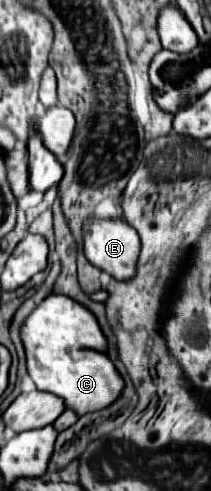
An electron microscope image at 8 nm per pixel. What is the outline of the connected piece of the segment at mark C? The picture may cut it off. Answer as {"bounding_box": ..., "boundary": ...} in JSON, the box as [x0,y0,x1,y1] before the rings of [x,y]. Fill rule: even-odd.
{"bounding_box":[19,294,123,416],"boundary":[[[59,294],[47,296],[25,318],[19,334],[27,354],[27,372],[33,378],[35,386],[39,390],[45,390],[63,398],[67,408],[71,408],[79,416],[109,406],[121,394],[123,378],[119,376],[119,372],[115,376],[113,362],[103,354],[107,346],[105,336],[95,316],[87,308],[83,308],[79,302]],[[59,344],[71,346],[71,348],[65,352],[59,352]]]}

